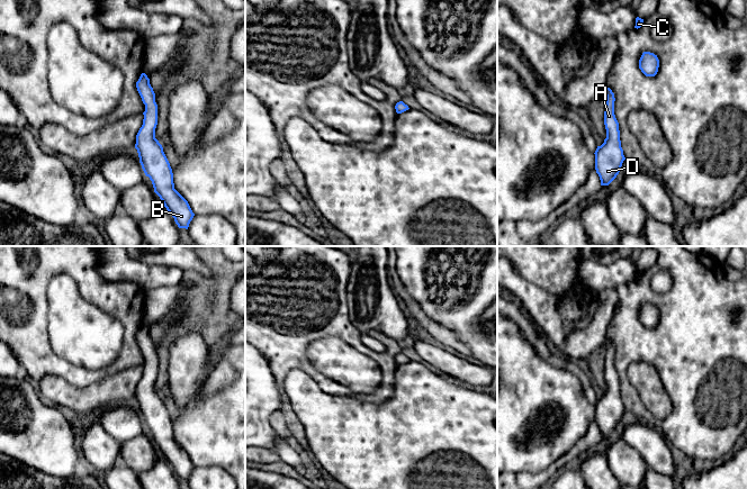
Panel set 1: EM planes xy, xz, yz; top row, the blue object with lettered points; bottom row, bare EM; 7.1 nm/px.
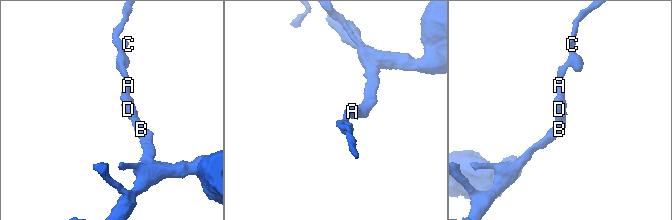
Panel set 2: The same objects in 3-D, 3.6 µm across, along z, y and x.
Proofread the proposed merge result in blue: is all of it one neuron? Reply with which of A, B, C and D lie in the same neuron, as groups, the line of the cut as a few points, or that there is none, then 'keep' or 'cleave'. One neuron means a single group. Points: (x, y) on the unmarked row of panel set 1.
A B C D; no cut; keep

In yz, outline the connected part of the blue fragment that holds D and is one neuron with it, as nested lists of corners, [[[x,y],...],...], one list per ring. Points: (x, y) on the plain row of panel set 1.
[[[605,339],[606,356],[604,363],[604,377],[606,390],[595,402],[595,422],[600,428],[601,437],[609,437],[619,426],[626,411],[621,399],[619,374],[614,366],[614,345]]]

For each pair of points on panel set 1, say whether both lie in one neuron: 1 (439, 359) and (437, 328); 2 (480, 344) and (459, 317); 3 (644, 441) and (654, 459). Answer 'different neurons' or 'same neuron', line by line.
1: different neurons
2: same neuron
3: same neuron

